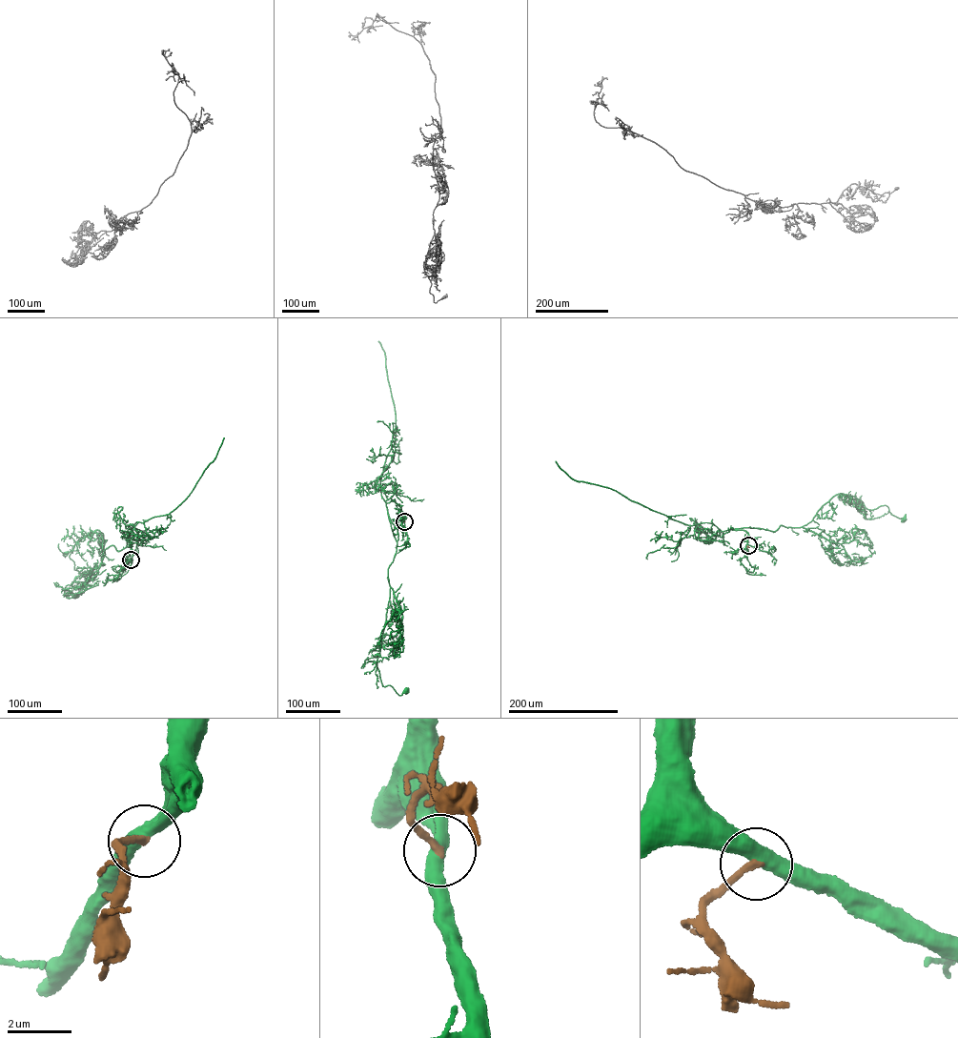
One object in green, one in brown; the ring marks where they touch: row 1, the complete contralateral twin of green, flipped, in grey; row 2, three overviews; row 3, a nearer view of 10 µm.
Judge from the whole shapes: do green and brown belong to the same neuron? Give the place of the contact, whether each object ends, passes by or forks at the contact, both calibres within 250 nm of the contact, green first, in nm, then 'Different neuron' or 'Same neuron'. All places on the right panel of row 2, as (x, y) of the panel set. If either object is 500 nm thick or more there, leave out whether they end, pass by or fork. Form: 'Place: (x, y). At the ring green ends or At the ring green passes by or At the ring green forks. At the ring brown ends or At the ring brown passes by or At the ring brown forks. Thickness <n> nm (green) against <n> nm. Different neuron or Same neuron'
Place: (748, 545). At the ring green passes by. At the ring brown ends. Thickness 440 nm (green) against 200 nm. Different neuron

